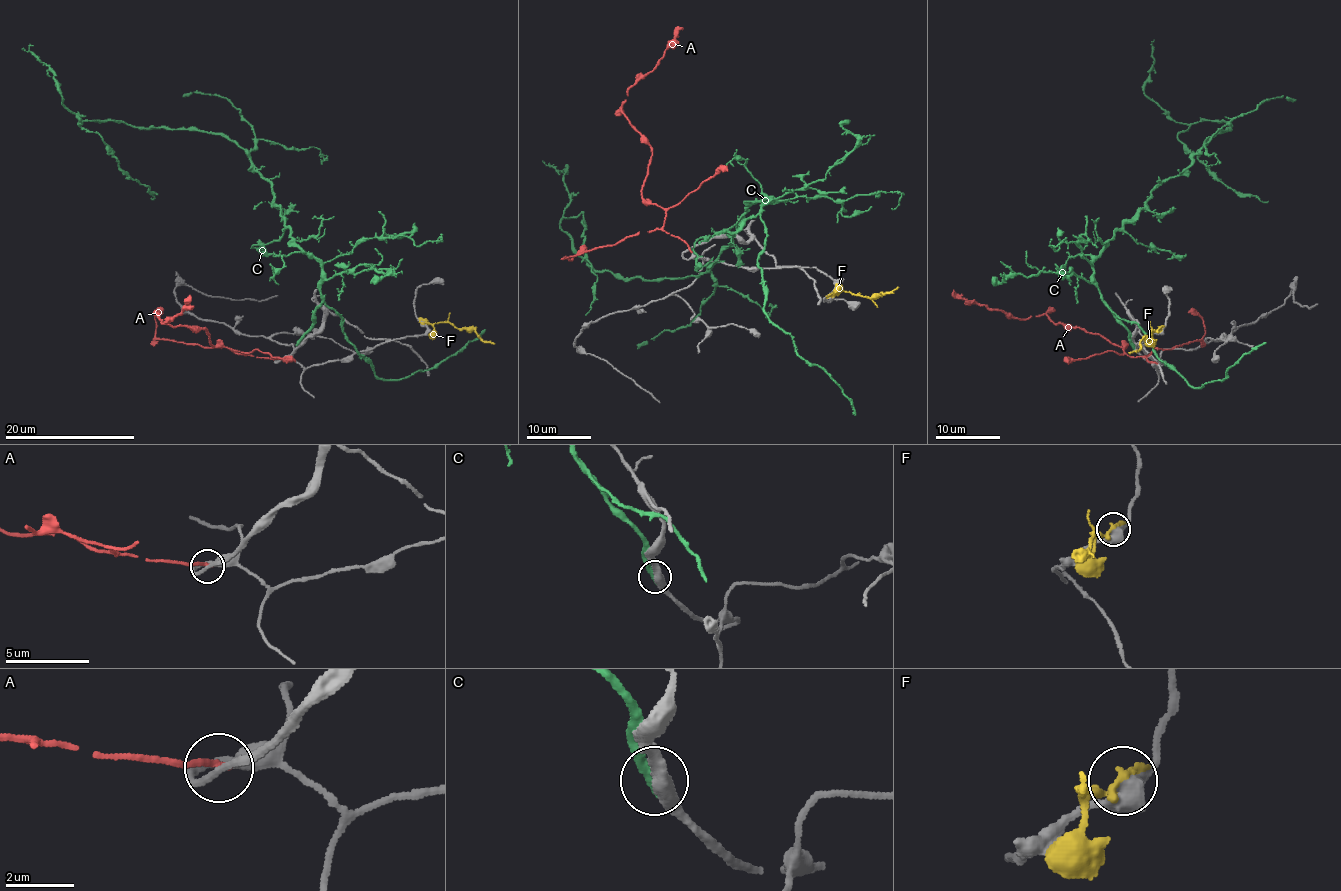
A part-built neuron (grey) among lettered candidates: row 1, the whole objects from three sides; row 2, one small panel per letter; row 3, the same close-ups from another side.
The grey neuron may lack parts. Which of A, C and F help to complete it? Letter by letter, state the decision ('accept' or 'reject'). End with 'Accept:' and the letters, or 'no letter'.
A: accept
C: reject
F: reject
Accept: A

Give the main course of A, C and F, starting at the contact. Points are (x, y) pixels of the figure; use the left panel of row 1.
A: (280, 359), (213, 346), (204, 329), (173, 326), (160, 321), (168, 323), (179, 315), (190, 295)
C: (298, 342), (321, 302), (320, 264), (296, 244), (243, 148), (197, 130), (80, 122), (151, 198)
F: (423, 320), (471, 328), (483, 340), (494, 344)

